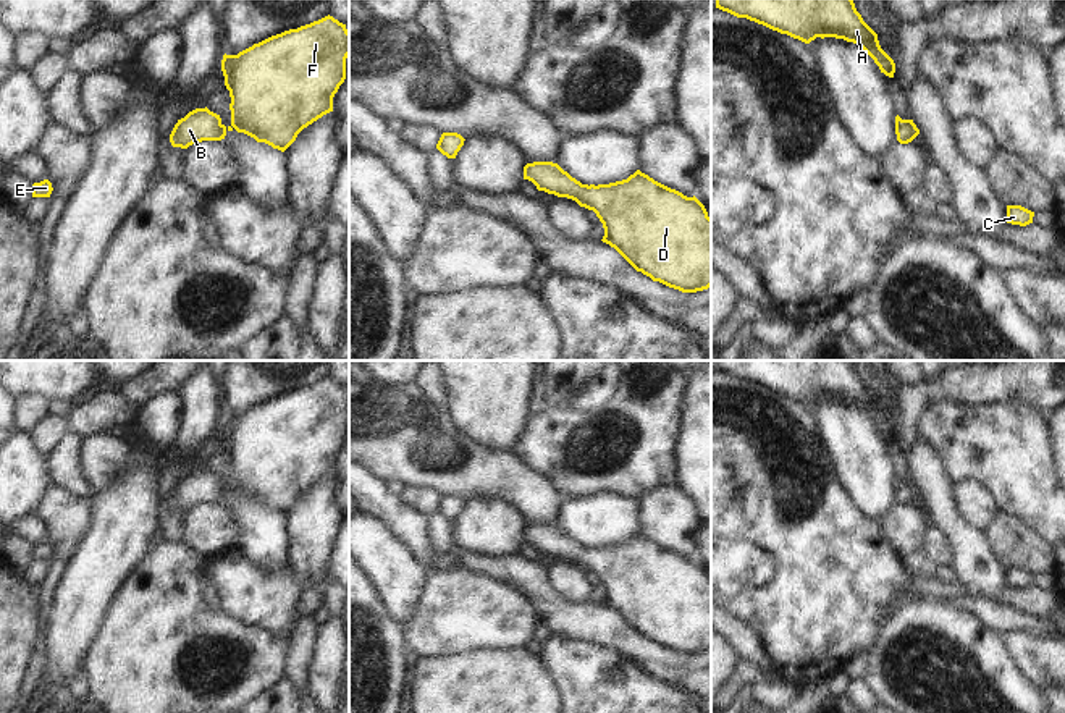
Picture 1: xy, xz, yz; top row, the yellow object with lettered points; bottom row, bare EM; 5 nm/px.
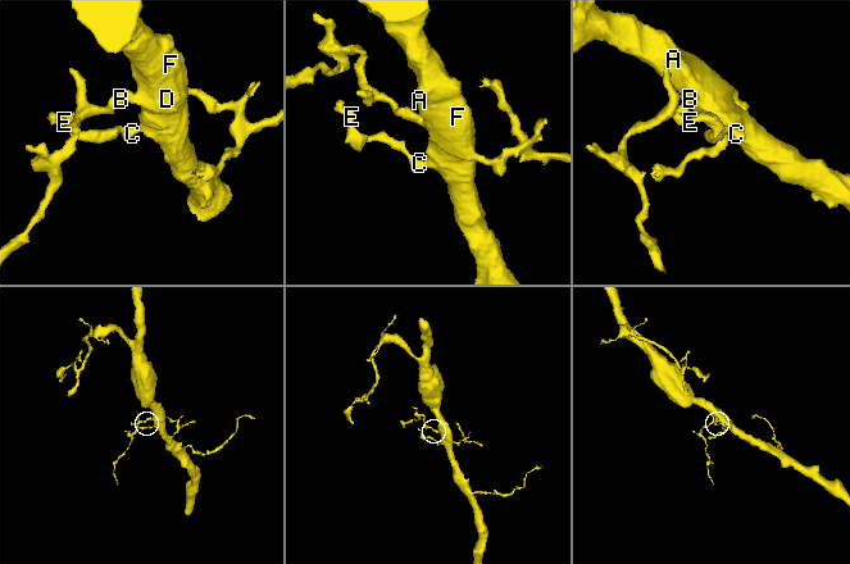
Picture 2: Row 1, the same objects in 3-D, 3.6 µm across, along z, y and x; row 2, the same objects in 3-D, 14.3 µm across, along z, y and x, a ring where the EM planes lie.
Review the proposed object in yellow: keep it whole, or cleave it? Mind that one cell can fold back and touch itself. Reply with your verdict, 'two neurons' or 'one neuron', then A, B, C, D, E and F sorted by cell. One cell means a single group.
one neuron | A B C D E F

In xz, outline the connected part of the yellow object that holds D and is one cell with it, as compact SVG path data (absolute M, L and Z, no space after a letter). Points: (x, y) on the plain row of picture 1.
M533 524L524 529L524 542L532 543L538 553L567 559L580 569L593 572L604 590L603 605L614 610L637 634L682 655L697 655L711 648L711 580L705 567L693 558L671 551L637 532L627 542L609 546L582 546L553 524Z

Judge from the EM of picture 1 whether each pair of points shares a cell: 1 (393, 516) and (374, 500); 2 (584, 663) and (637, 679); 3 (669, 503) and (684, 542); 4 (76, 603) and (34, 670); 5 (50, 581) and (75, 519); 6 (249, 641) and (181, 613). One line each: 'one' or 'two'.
1: one
2: one
3: one
4: two
5: one
6: one

